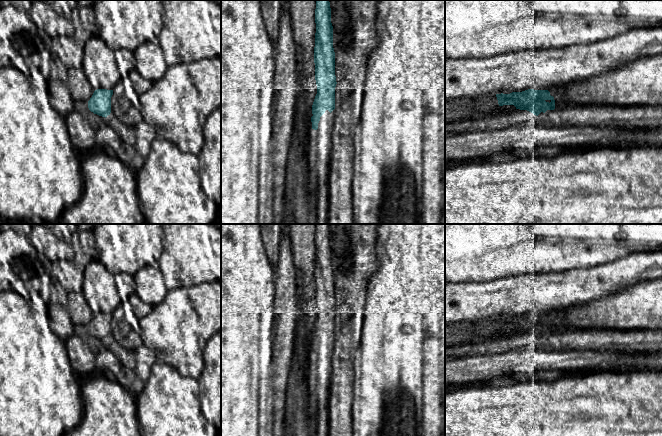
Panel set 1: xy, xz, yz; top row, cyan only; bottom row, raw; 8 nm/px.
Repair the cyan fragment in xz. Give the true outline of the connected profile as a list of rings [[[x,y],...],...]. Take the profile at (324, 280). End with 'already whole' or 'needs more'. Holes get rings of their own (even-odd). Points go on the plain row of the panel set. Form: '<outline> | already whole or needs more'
[[[316,224],[315,233],[315,304],[317,318],[309,347],[307,383],[310,397],[308,413],[319,424],[319,412],[329,402],[331,355],[335,334],[335,276],[329,224]]] | needs more

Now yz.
[[[528,313],[522,316],[512,316],[510,318],[496,318],[499,330],[514,329],[516,333],[527,334],[538,340],[541,336],[554,334],[555,332],[567,332],[561,323],[561,314],[534,314]]] | needs more

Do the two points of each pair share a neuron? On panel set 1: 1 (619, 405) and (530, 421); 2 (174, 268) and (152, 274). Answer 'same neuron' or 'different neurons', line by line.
1: same neuron
2: different neurons

